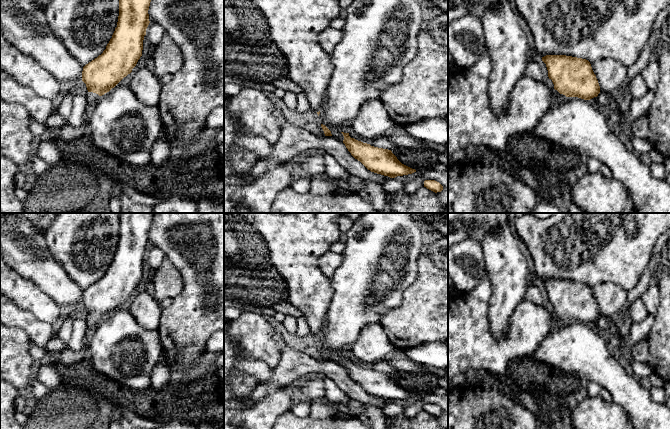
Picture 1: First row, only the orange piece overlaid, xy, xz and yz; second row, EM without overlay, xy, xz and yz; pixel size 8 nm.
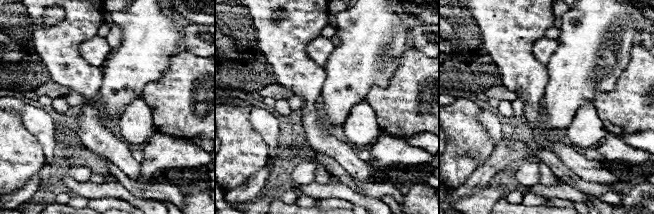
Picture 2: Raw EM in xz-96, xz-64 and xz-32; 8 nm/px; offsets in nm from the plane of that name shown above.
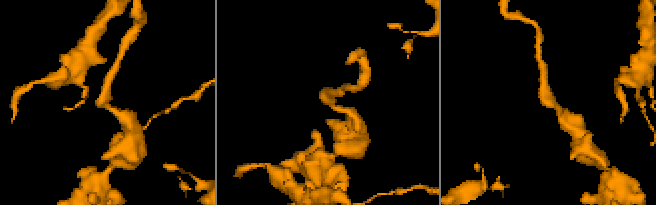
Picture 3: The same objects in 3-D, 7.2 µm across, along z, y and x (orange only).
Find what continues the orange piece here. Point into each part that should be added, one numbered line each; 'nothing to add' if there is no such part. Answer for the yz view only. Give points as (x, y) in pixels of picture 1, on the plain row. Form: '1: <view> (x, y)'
1: yz (471, 345)

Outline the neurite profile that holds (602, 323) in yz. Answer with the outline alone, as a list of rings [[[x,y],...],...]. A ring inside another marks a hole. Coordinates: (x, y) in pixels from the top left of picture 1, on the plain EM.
[[[600,316],[596,321],[596,329],[607,331],[611,322],[611,318]]]

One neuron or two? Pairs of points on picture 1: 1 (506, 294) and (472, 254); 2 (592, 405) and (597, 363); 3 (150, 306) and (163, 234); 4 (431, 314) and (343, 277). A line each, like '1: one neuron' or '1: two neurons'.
1: two neurons
2: two neurons
3: two neurons
4: two neurons

